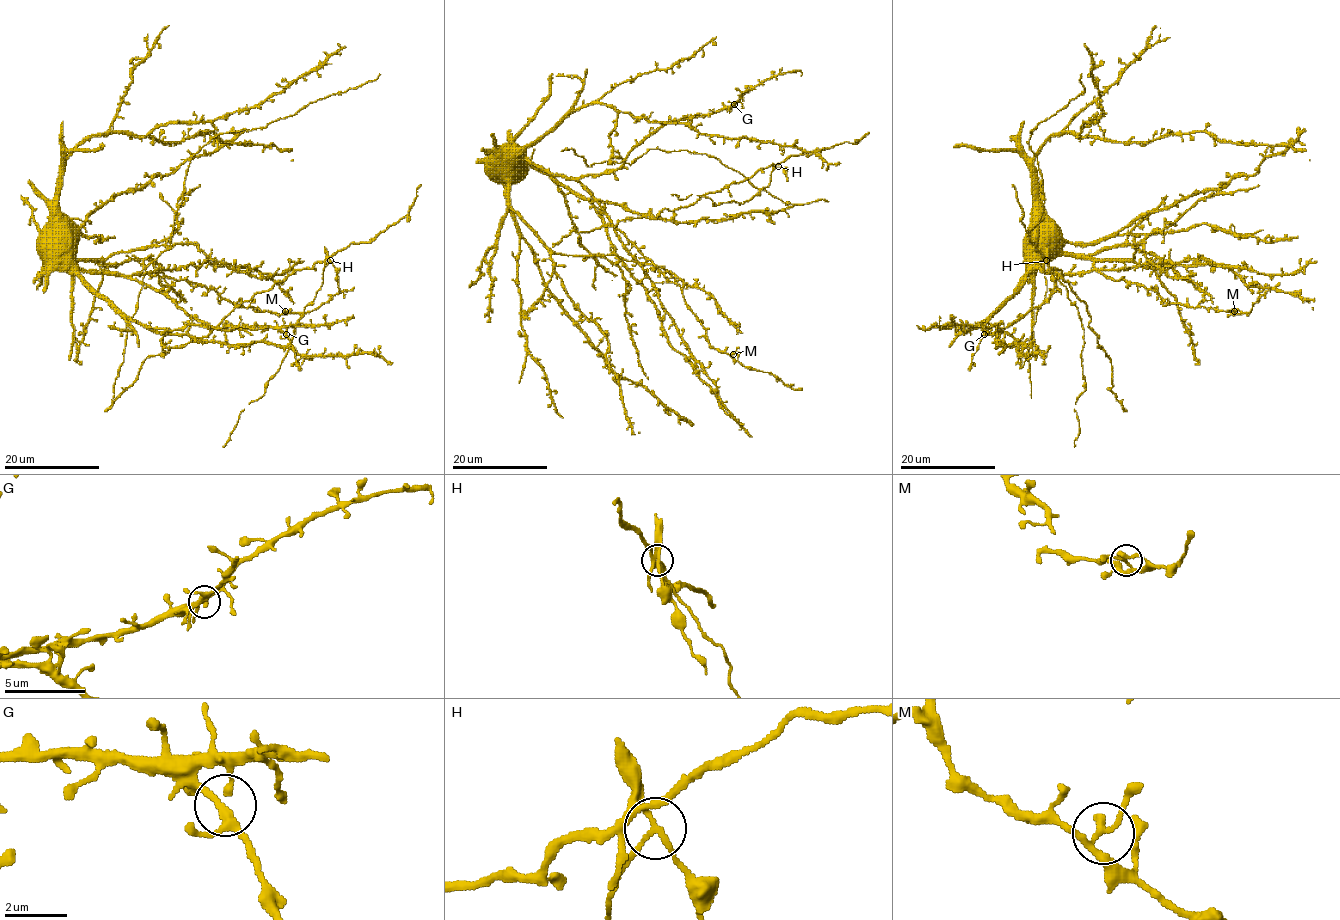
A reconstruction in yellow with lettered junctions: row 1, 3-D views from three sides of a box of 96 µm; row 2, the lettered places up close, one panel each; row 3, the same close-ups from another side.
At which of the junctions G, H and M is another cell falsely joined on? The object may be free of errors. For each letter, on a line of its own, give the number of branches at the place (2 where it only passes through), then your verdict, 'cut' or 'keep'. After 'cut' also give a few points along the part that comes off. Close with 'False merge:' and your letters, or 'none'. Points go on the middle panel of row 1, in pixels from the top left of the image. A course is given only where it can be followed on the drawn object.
G: 3 branches meet; keep
H: 3 branches meet; cut; foreign part runs (778, 167), (769, 165), (706, 193), (687, 207), (573, 231), (552, 247)
M: 3 branches meet; keep
False merge: H

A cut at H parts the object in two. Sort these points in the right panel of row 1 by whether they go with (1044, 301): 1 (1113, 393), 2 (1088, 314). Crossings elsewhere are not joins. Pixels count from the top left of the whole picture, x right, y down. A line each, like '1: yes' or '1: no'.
1: no
2: no

